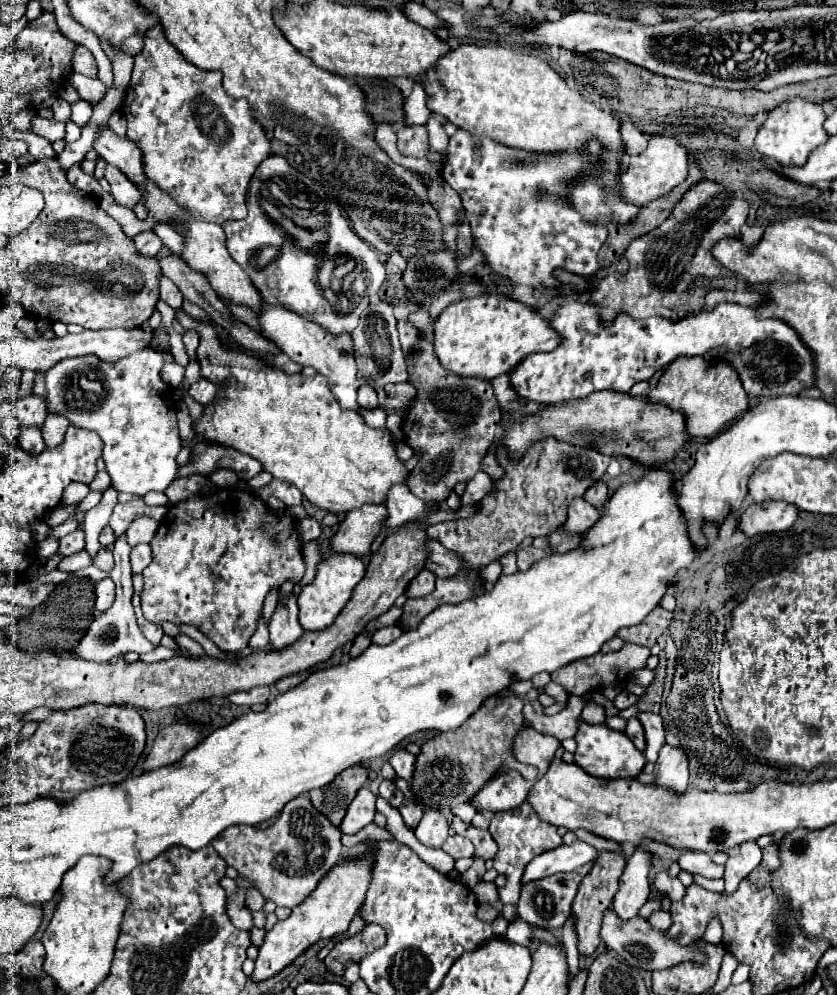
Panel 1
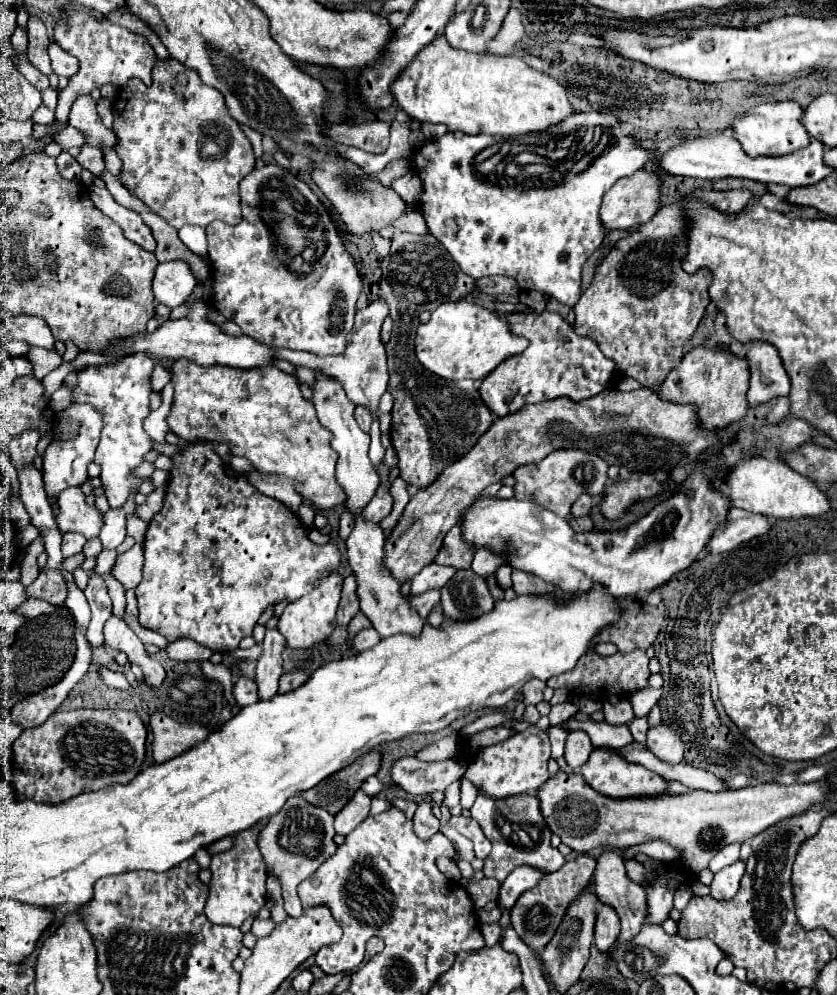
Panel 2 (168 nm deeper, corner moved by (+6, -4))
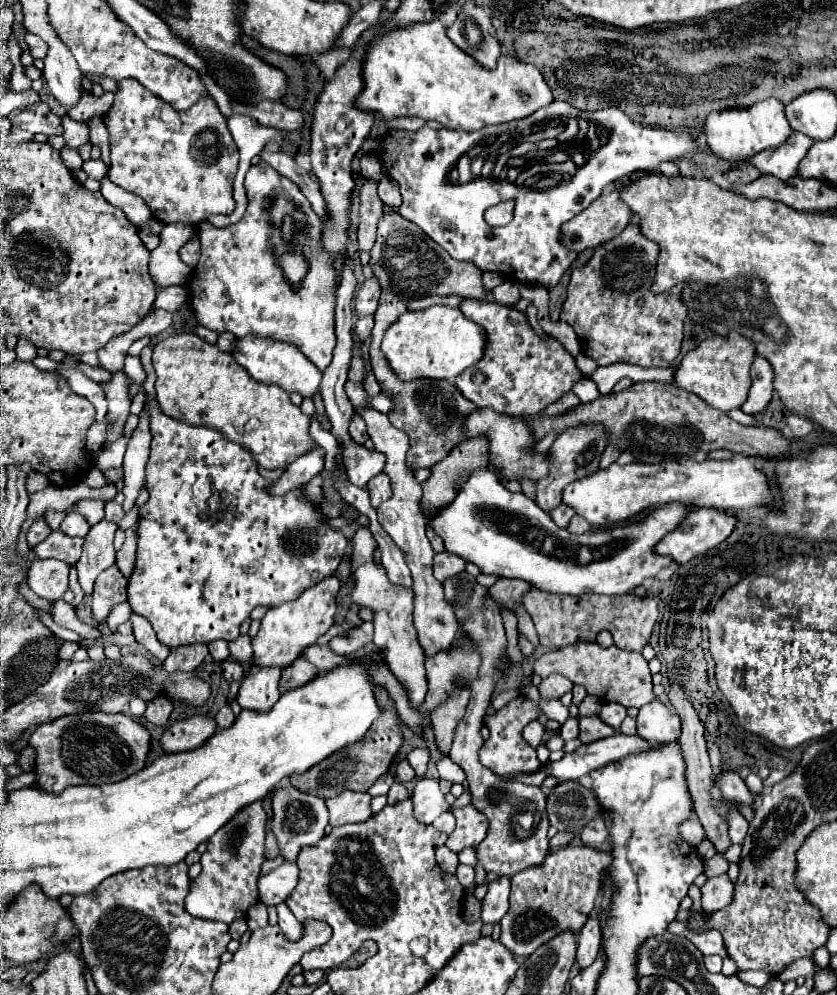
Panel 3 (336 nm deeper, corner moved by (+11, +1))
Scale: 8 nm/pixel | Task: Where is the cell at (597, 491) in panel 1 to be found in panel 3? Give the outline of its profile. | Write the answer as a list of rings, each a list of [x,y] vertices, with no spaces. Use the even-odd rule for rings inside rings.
[[[560,504],[556,510],[550,512],[552,520],[554,520],[558,526],[562,526],[562,528],[568,526],[568,522],[570,522],[570,518],[572,518],[574,514],[576,514],[576,512],[574,512],[572,506],[568,506],[568,504]]]

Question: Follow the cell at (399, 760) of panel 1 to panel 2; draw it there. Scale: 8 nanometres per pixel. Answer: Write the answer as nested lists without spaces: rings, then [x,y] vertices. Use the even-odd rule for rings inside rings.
[[[403,757],[393,765],[391,779],[411,795],[429,795],[445,791],[453,781],[465,775],[465,769],[467,763],[461,763],[461,759],[423,763],[415,757]]]

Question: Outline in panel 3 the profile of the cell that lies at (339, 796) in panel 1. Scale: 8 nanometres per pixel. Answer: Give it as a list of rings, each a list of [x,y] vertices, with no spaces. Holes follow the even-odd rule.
[[[376,688],[376,698],[380,706],[384,706],[384,714],[370,726],[368,734],[360,742],[356,742],[356,746],[348,746],[348,750],[340,750],[340,754],[332,754],[332,758],[326,758],[324,762],[320,762],[320,766],[308,770],[308,774],[296,774],[296,778],[290,778],[294,788],[328,800],[344,790],[366,792],[376,782],[378,776],[388,772],[392,758],[402,746],[402,732],[398,728],[398,714],[388,692],[384,688]]]

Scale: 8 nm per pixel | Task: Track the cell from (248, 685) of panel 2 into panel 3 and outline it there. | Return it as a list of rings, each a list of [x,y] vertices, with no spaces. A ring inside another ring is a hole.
[[[234,660],[224,662],[224,678],[228,682],[240,682],[242,674],[244,674],[244,668],[238,662],[234,662]]]

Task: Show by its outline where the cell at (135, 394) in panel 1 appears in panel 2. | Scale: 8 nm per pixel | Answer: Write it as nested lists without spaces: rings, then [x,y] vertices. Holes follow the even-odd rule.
[[[145,353],[129,355],[119,365],[107,367],[87,367],[79,371],[79,383],[71,389],[73,403],[91,403],[103,415],[103,431],[101,441],[95,453],[95,463],[101,465],[101,483],[105,489],[105,497],[111,509],[119,509],[129,499],[129,489],[139,487],[143,479],[131,477],[131,469],[143,461],[143,455],[151,451],[151,437],[143,431],[143,419],[149,415],[149,375],[155,367],[155,361]],[[139,359],[139,369],[137,369]],[[139,371],[139,373],[137,373]],[[139,375],[139,377],[137,377]]]

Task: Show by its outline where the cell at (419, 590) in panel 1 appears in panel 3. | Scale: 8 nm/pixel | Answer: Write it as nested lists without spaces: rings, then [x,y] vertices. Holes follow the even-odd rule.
[[[442,552],[442,554],[436,554],[435,556],[435,578],[444,582],[446,578],[450,576],[456,576],[464,570],[466,562],[456,556],[456,554],[450,554],[450,552]]]

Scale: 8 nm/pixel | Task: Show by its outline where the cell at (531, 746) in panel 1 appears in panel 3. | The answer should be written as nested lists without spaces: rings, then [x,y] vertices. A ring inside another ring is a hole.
[[[522,694],[518,698],[514,698],[502,710],[498,710],[494,716],[484,718],[484,724],[490,730],[490,738],[482,744],[478,754],[480,754],[480,762],[486,768],[490,768],[496,776],[512,778],[516,774],[532,774],[542,766],[536,756],[536,750],[522,738],[522,730],[530,720],[536,720],[536,706],[530,698],[526,698]]]

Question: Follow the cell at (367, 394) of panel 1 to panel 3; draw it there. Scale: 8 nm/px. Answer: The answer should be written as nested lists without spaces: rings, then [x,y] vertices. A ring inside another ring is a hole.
[[[354,414],[352,420],[350,420],[350,436],[356,444],[364,444],[368,440],[368,434],[366,434],[366,424],[362,422],[362,416],[360,414]]]

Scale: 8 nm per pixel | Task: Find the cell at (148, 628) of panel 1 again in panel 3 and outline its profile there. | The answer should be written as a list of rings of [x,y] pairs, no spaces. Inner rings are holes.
[[[132,614],[132,616],[130,616],[130,622],[132,622],[132,626],[134,626],[134,636],[136,636],[136,640],[138,640],[152,656],[156,656],[158,660],[166,660],[166,656],[170,654],[170,648],[158,642],[156,632],[154,632],[152,626],[146,622],[146,618],[140,618],[138,614]]]

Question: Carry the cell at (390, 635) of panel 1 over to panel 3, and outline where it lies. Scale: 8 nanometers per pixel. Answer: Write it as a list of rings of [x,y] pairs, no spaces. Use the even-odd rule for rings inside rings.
[[[364,622],[358,628],[352,628],[352,630],[346,630],[346,632],[338,634],[338,636],[334,636],[330,640],[330,648],[336,654],[350,656],[356,650],[360,650],[362,646],[366,646],[368,642],[372,642],[372,622]]]

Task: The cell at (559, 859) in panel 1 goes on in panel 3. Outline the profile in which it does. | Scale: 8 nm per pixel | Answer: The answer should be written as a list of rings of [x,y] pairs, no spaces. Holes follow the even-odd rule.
[[[500,876],[488,884],[488,894],[482,902],[482,922],[494,924],[500,922],[508,912],[508,894],[510,894],[510,876]]]

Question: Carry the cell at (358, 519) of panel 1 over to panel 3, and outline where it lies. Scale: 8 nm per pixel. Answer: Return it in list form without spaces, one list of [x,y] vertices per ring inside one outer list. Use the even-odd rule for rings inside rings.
[[[378,474],[374,476],[368,486],[366,486],[368,494],[370,494],[370,502],[372,506],[380,506],[382,502],[386,502],[392,496],[392,488],[390,488],[390,478],[386,474]]]

